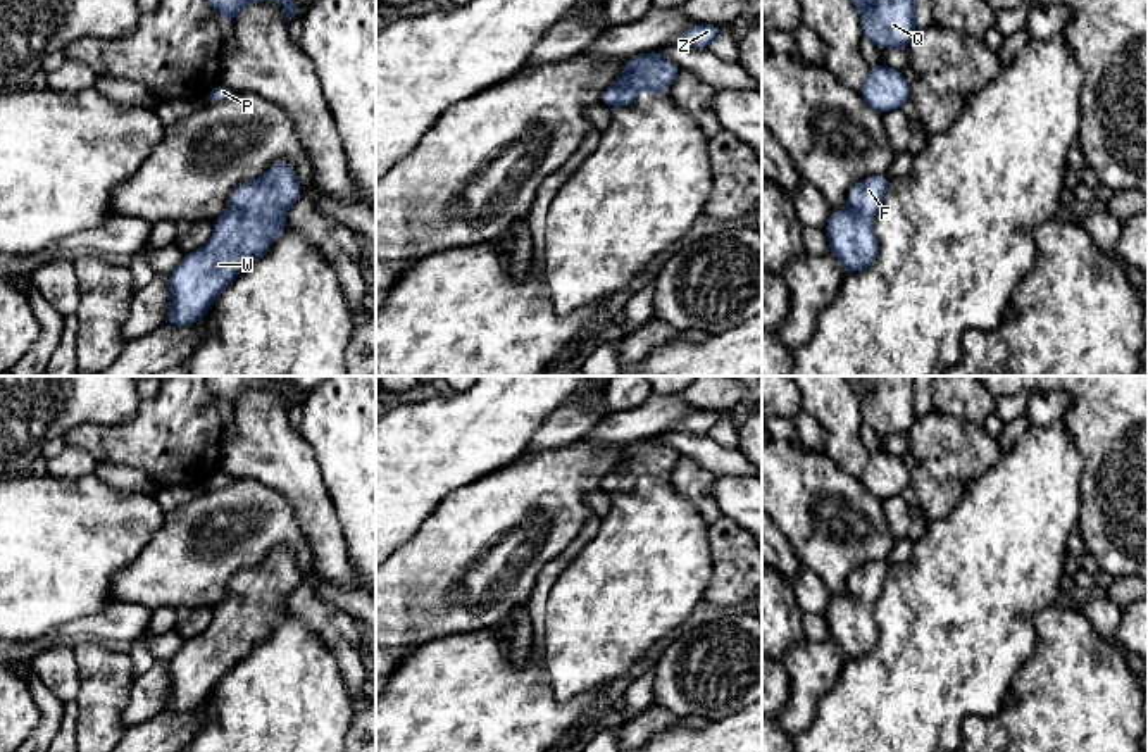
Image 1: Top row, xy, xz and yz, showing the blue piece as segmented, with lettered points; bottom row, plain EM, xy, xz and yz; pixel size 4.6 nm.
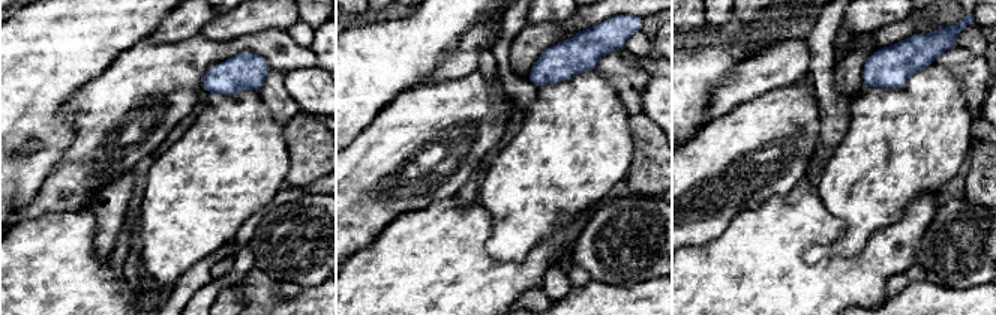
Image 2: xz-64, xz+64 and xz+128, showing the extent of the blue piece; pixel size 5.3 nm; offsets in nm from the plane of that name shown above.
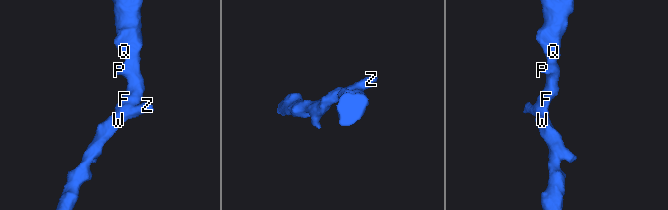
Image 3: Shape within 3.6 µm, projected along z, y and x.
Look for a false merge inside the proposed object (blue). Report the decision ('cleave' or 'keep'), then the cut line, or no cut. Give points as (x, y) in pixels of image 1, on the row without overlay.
keep; no cut

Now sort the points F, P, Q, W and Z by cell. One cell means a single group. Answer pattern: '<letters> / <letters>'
F P Q W Z

